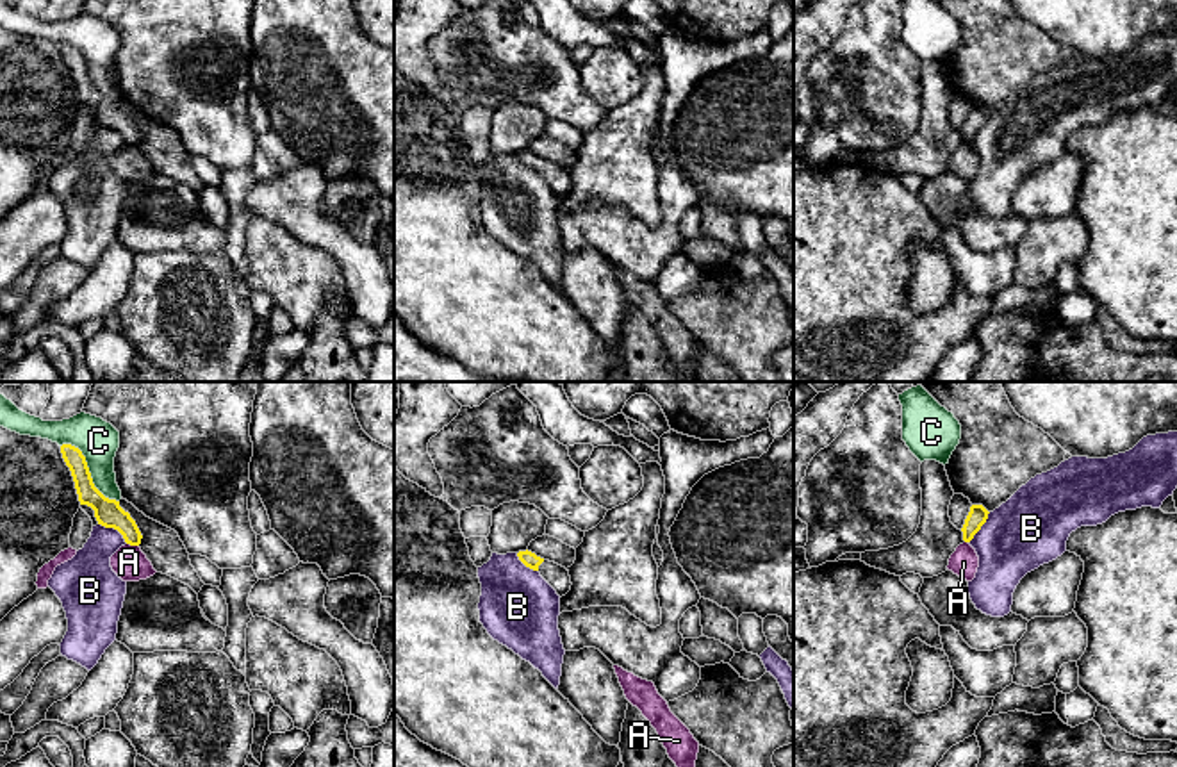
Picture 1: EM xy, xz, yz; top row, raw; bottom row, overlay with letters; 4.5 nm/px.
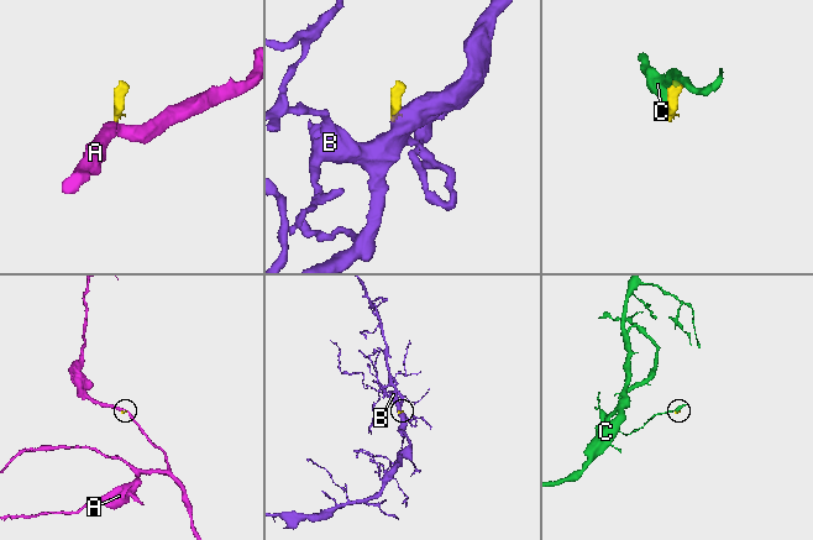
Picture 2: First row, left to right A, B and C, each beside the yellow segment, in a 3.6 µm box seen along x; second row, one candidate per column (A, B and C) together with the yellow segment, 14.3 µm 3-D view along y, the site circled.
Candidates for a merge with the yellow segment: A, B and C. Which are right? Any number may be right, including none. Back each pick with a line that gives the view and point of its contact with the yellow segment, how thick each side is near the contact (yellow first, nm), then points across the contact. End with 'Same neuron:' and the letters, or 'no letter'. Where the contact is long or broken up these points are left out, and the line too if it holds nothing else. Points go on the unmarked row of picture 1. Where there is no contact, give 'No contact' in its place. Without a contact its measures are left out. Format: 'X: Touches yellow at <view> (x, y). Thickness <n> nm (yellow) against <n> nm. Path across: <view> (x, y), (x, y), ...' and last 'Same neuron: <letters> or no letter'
Same neuron: no letter

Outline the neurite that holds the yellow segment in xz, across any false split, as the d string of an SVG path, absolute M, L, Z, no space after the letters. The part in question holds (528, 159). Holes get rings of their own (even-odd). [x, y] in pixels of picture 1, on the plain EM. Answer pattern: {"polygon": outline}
{"polygon": "M528 150L519 152L517 157L526 168L539 171L540 177L556 191L560 198L571 191L572 184L571 184L569 171L565 168L544 161Z"}

